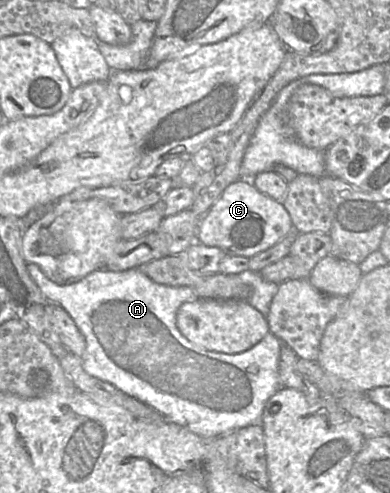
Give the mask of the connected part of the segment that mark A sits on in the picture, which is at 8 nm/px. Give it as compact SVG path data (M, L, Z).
M27 263L27 270L33 281L40 288L46 300L50 303L58 304L66 310L66 312L74 320L80 332L84 335L86 349L81 357L81 360L82 367L87 374L114 385L121 392L149 405L161 416L164 416L164 418L168 421L181 425L182 427L185 427L204 438L217 438L221 435L225 435L229 432L233 432L253 424L259 423L262 425L262 414L266 401L281 388L278 374L278 364L282 342L270 331L268 331L267 334L255 345L240 353L227 354L209 351L190 342L182 335L176 324L176 315L179 307L185 302L191 302L197 299L196 292L190 287L173 287L158 284L137 268L125 271L110 271L106 268L100 268L89 273L81 280L67 285L59 285L48 279L40 270L38 265L34 263Z

